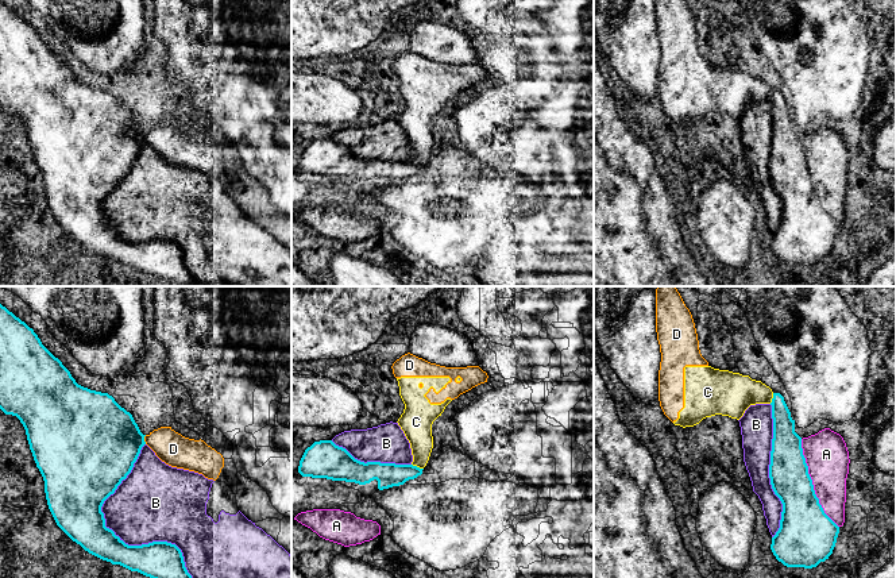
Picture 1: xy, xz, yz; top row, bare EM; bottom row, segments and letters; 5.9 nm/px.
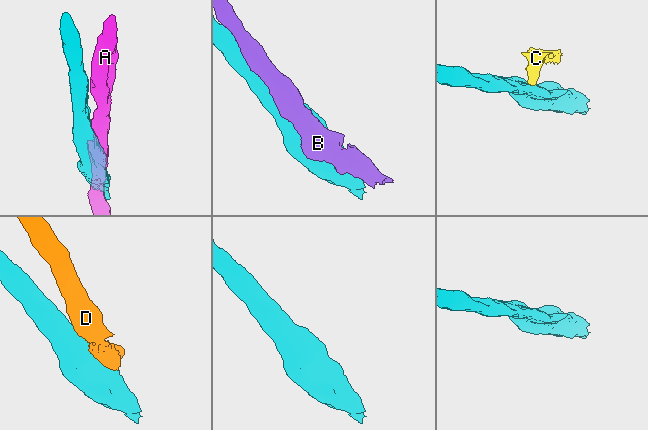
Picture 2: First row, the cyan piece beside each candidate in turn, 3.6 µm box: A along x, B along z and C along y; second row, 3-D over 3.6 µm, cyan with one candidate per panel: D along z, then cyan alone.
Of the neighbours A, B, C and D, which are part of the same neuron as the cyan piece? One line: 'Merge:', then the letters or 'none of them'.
Merge: none of them

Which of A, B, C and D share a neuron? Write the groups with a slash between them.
A / B / C D

